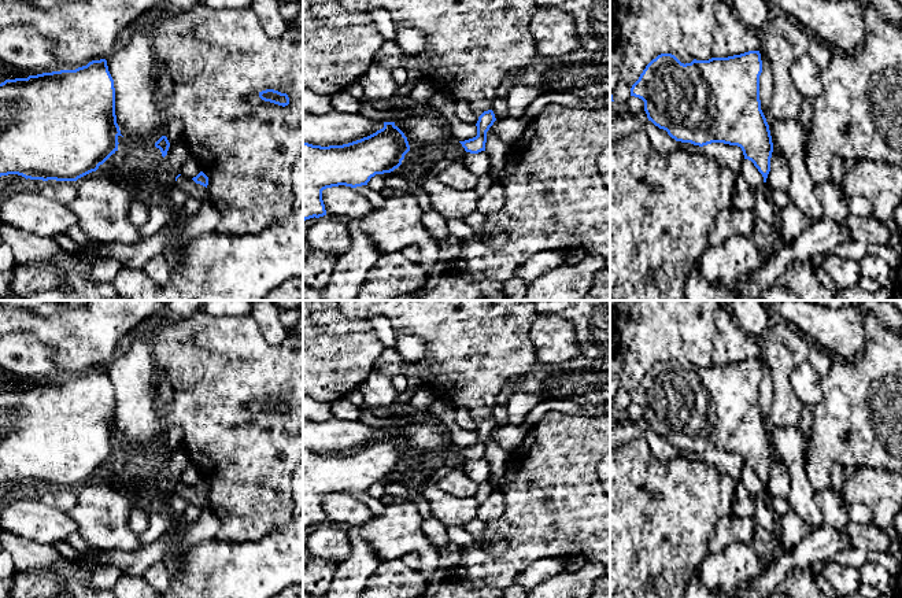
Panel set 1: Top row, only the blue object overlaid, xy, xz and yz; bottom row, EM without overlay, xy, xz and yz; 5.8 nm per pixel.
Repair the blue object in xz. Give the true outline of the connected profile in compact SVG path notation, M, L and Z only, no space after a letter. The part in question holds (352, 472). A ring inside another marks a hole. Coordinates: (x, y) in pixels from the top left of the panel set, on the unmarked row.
M395 429L343 453L303 450L303 528L326 523L324 497L367 492L376 481L398 476L409 458L407 444Z

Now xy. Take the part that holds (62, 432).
M106 366L92 368L75 377L42 380L0 391L0 484L18 481L26 487L77 488L96 479L118 458L119 443L114 387Z

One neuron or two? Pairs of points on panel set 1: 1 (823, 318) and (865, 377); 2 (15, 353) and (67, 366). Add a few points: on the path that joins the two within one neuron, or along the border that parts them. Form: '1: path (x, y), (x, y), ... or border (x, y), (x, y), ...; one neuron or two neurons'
1: border (867, 332), (867, 346), (856, 358), (832, 358); two neurons
2: border (36, 335), (51, 350), (52, 361), (62, 376); two neurons

